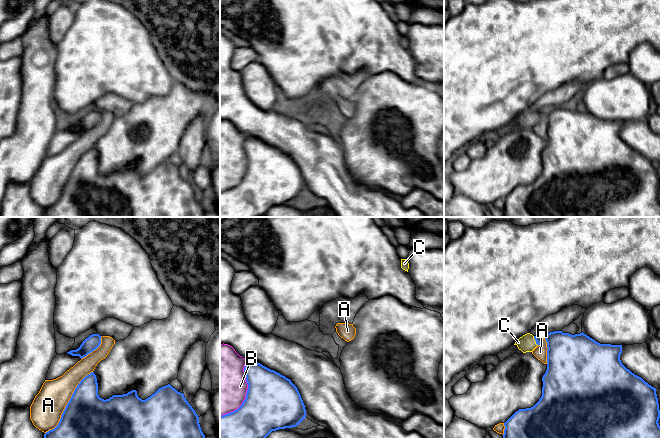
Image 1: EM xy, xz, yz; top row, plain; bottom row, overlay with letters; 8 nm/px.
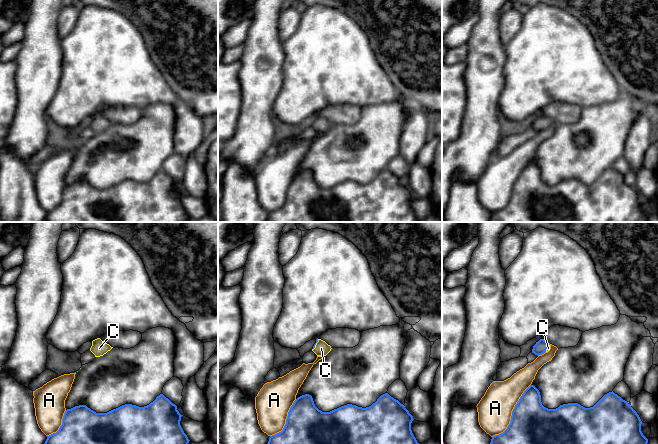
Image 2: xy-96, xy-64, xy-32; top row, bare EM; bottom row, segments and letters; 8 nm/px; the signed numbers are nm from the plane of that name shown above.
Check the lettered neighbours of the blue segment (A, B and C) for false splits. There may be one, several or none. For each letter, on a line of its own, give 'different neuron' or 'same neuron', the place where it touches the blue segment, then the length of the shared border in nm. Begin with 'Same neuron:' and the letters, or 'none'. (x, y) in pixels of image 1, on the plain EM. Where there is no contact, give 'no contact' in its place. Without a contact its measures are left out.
Same neuron: C
A: different neuron; meets blue in xy at (67, 179); contact 650 nm long
B: different neuron; meets blue in xz at (246, 169); contact 500 nm long
C: same neuron; meets blue in yz at (535, 116); contact 90 nm long

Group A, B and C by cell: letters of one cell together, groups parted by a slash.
A / B / C

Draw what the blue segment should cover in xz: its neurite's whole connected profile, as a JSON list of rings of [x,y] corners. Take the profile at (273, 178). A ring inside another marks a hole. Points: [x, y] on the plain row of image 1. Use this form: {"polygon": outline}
{"polygon": [[[246,136],[248,166],[242,181],[220,192],[220,217],[264,217],[272,208],[299,201],[306,185],[290,155]]]}

